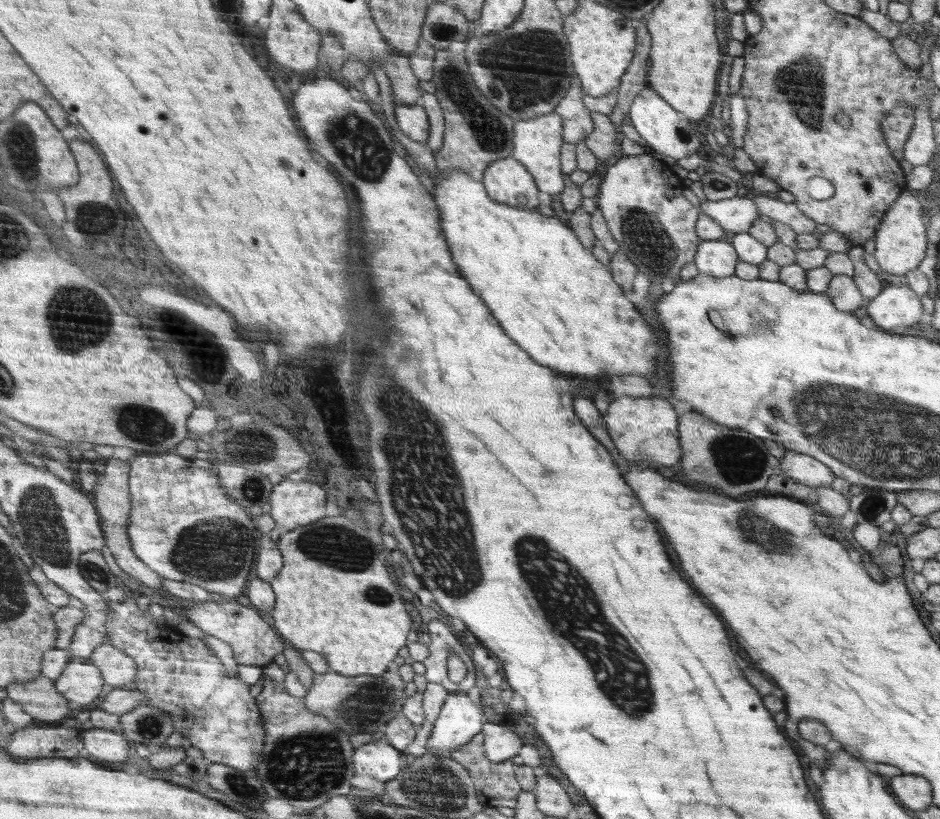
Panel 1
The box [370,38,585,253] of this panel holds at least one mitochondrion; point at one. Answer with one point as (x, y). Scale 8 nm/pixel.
(489, 132)

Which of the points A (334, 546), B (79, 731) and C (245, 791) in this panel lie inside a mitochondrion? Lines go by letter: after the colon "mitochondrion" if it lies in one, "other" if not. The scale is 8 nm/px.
A: mitochondrion
B: other
C: mitochondrion

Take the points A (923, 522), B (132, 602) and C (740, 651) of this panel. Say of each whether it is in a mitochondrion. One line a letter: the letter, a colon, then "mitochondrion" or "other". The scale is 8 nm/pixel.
A: other
B: other
C: other

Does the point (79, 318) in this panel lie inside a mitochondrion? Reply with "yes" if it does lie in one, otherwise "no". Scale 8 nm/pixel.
yes

